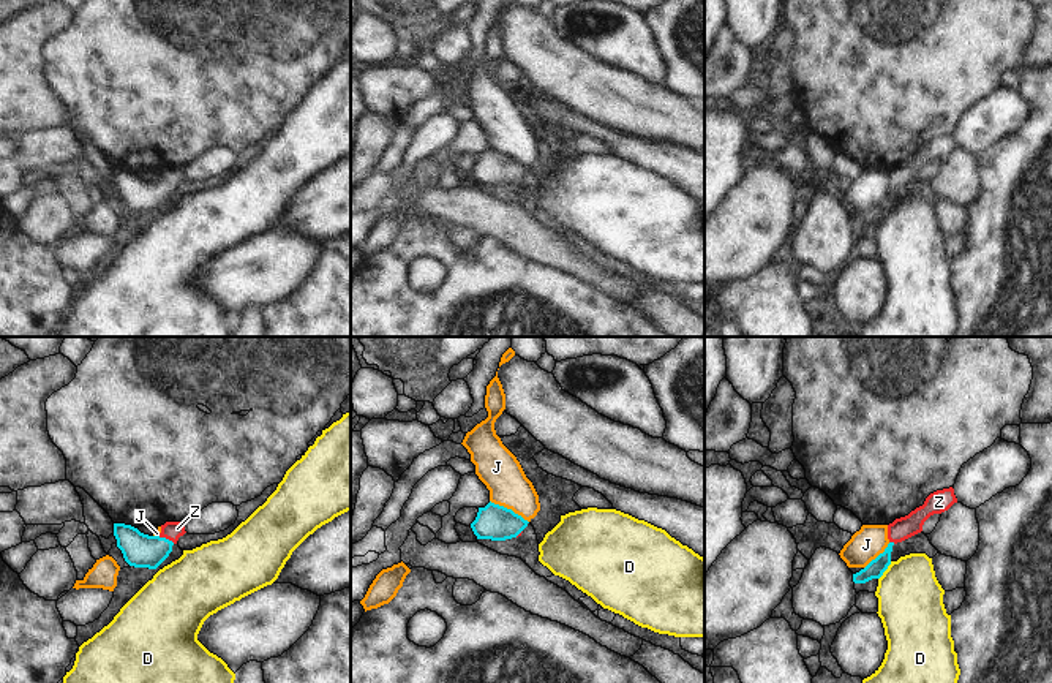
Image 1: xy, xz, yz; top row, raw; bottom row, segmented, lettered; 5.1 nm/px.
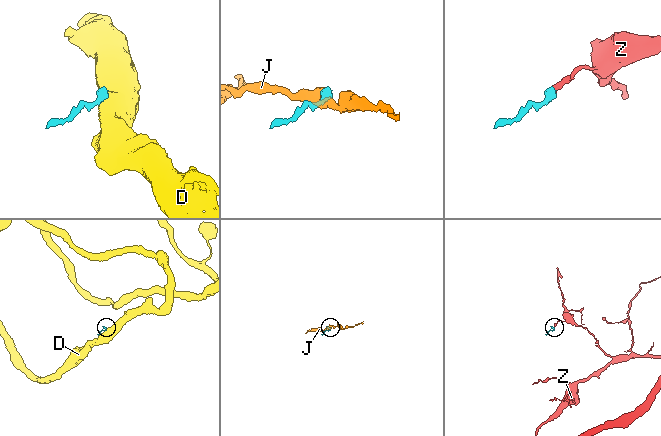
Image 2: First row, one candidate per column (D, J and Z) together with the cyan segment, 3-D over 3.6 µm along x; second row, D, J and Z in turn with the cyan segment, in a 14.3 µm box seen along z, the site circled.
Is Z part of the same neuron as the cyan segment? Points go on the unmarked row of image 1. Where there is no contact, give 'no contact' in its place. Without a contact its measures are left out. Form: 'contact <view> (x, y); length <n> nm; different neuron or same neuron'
contact xy (165, 184); length 90 nm; same neuron

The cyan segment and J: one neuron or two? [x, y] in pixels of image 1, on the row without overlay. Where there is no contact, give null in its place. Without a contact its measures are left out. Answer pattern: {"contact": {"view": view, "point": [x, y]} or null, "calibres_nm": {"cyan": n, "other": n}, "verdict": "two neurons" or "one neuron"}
{"contact": {"view": "xz", "point": [509, 155]}, "calibres_nm": {"cyan": 180, "other": 220}, "verdict": "two neurons"}

